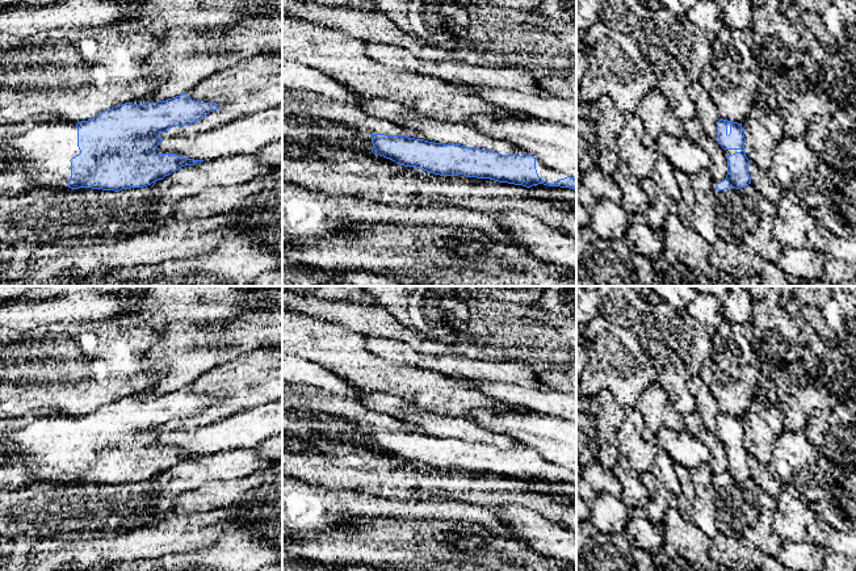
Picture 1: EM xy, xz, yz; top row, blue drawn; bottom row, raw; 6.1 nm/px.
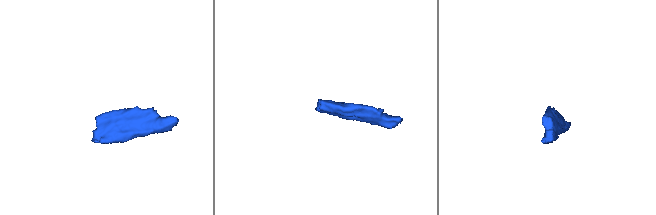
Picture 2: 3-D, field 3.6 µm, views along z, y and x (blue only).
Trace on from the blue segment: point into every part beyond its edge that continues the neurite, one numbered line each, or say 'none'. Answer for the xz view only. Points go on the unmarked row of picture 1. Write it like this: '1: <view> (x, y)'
1: xz (330, 435)
2: xz (562, 490)

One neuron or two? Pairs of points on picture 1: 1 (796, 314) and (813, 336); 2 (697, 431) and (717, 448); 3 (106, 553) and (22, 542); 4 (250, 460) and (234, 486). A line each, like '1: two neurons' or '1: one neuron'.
1: one neuron
2: one neuron
3: two neurons
4: one neuron

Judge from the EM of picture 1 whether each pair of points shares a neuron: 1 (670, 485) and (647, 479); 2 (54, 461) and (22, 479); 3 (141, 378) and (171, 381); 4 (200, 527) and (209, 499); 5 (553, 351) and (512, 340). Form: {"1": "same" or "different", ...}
{"1": "different", "2": "different", "3": "different", "4": "different", "5": "same"}

